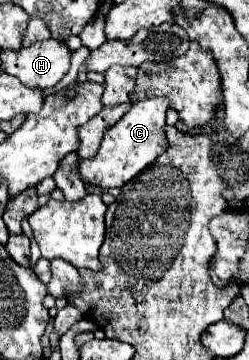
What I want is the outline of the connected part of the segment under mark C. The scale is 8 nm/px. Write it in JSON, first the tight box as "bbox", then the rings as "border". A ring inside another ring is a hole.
{"bbox":[79,98,169,188],"border":[[[167,98],[131,102],[129,112],[105,132],[97,156],[93,160],[79,162],[79,172],[81,172],[83,182],[95,184],[99,188],[121,188],[131,178],[135,178],[143,168],[155,162],[155,158],[161,156],[169,148],[169,142],[165,136],[165,112],[167,110],[169,110]]]}

